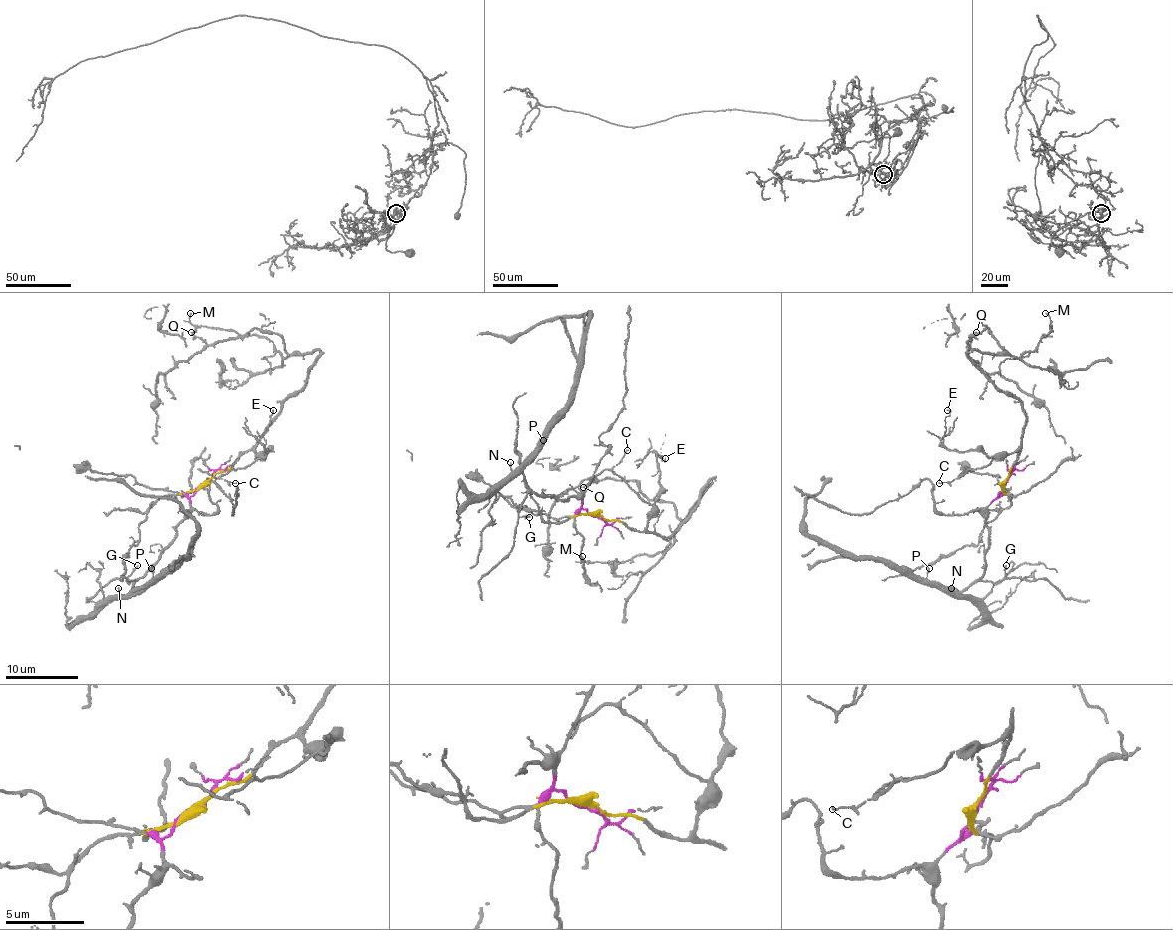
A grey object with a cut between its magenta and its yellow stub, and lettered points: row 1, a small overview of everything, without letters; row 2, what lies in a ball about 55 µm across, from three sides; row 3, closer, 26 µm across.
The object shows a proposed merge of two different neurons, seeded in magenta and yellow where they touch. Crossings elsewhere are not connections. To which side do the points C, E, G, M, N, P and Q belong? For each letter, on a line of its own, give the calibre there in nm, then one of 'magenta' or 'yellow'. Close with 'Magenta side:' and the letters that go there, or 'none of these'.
C: calibre 100 nm; yellow
E: calibre 130 nm; yellow
G: calibre 160 nm; magenta
M: calibre 130 nm; yellow
N: calibre 90 nm; magenta
P: calibre 180 nm; magenta
Q: calibre 80 nm; yellow
Magenta side: G, N, P

